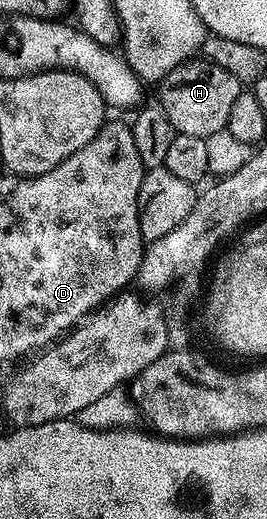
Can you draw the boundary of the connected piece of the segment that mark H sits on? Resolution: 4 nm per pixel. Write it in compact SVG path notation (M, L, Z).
M193 58L178 65L160 81L159 88L159 105L176 133L202 138L226 129L230 109L237 96L243 93L243 85L235 76L203 58Z

